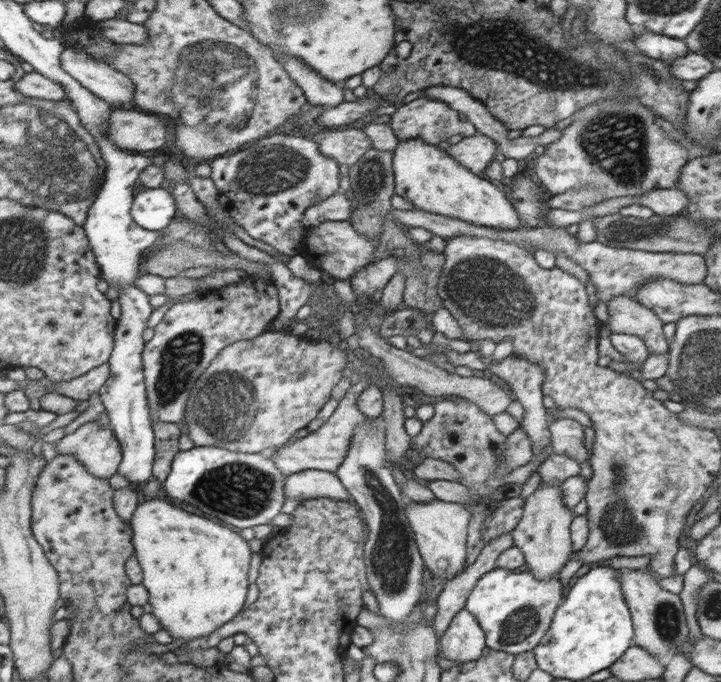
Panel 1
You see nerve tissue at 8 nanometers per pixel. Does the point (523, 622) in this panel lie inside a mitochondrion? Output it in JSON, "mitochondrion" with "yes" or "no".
{"mitochondrion":"yes"}

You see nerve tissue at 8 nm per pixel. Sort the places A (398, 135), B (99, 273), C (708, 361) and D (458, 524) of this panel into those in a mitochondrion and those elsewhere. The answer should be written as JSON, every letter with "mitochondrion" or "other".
{"A":"other","B":"other","C":"mitochondrion","D":"other"}

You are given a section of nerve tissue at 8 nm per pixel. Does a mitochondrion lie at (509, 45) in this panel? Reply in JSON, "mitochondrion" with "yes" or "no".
{"mitochondrion":"yes"}

